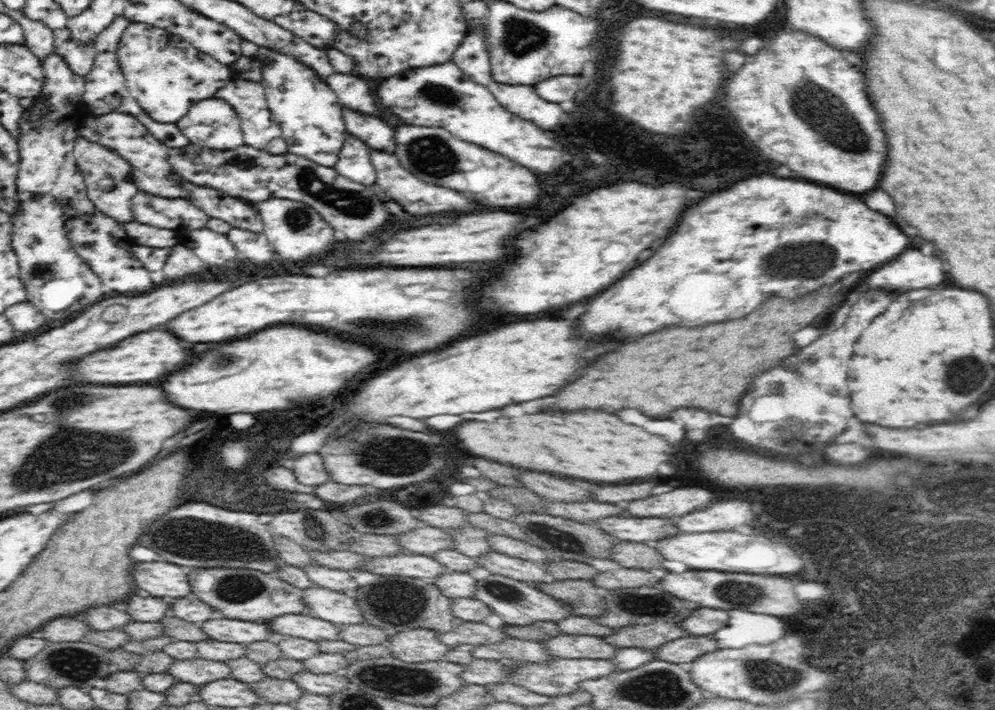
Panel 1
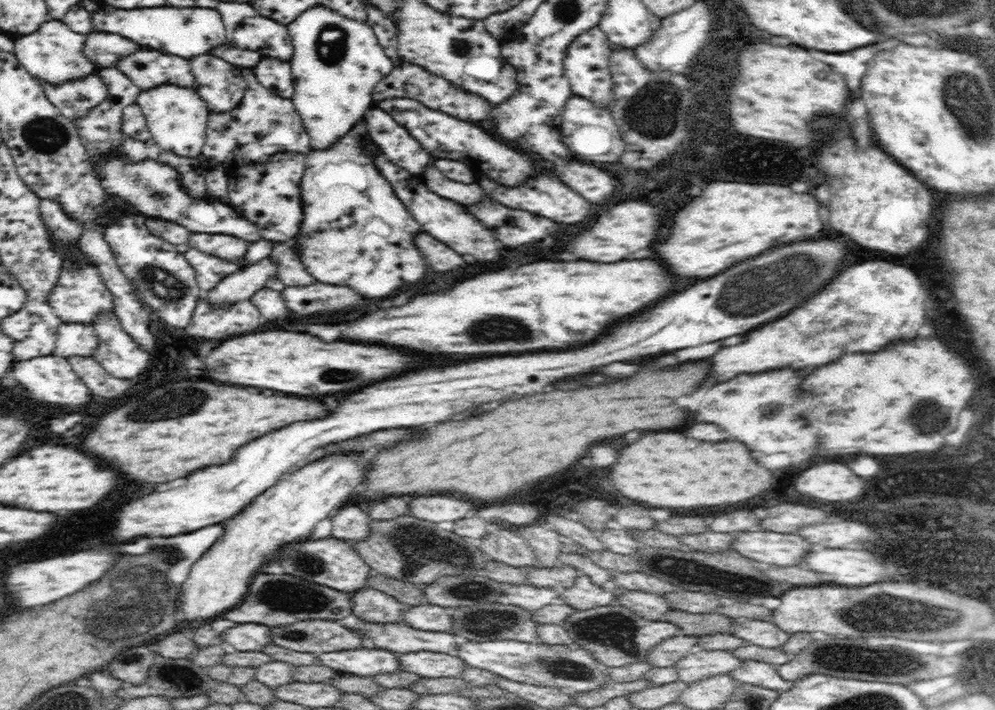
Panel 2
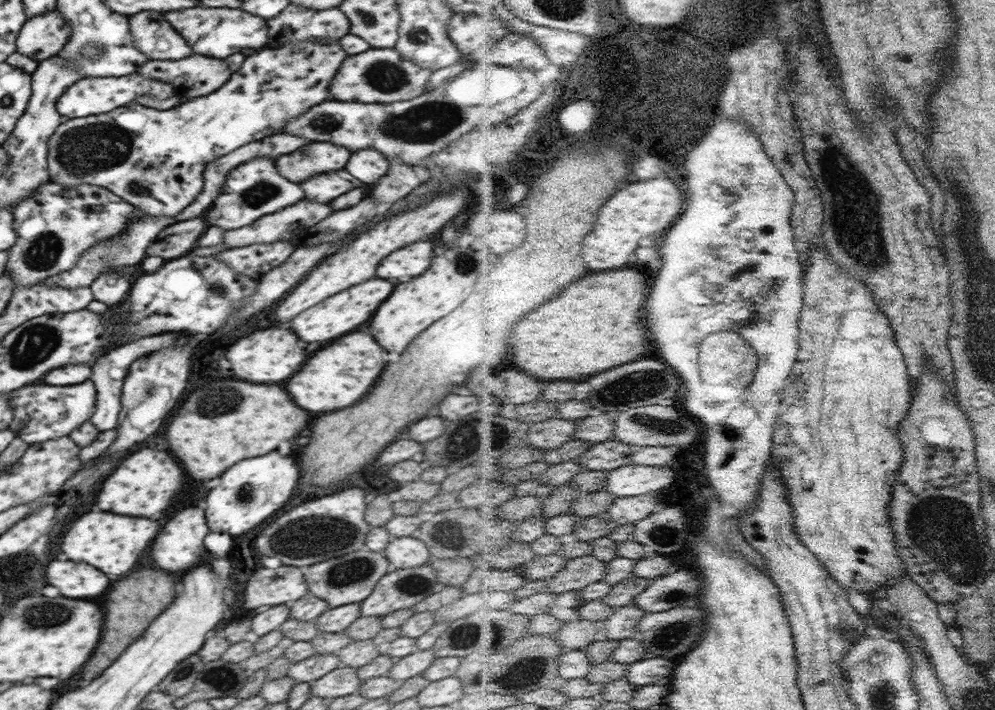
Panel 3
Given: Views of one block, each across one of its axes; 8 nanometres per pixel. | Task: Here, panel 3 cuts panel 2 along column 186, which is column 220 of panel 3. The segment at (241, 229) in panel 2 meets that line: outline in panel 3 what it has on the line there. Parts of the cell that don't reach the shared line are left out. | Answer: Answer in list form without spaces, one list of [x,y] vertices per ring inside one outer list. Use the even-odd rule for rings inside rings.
[[[256,158],[230,172],[230,176],[224,182],[222,194],[214,200],[212,210],[208,210],[206,214],[206,222],[208,226],[218,226],[222,230],[236,230],[256,222],[264,214],[274,214],[280,208],[292,206],[302,198],[304,198],[304,190],[298,184],[282,178],[276,172],[274,160]]]

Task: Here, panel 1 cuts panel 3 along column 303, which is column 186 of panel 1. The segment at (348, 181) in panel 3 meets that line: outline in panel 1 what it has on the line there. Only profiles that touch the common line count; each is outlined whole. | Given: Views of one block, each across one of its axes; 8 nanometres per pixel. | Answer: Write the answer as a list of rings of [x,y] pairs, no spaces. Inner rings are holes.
[[[180,182],[186,190],[192,192],[190,202],[200,206],[210,218],[220,218],[228,222],[234,228],[242,228],[250,232],[263,232],[264,223],[260,222],[260,216],[252,206],[238,198],[230,198],[224,192],[212,190],[212,188],[202,188],[202,186],[192,186],[188,182]]]

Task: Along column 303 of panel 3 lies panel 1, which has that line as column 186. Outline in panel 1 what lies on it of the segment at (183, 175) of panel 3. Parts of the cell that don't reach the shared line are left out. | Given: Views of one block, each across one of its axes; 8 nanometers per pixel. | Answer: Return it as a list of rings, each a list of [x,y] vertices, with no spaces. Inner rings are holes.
[[[134,22],[124,30],[121,38],[118,56],[126,76],[128,92],[142,106],[144,113],[156,122],[178,122],[182,116],[186,116],[192,104],[198,100],[214,98],[214,94],[232,80],[228,66],[216,62],[212,56],[192,48],[188,42],[182,42],[182,38],[172,36],[166,30]]]

